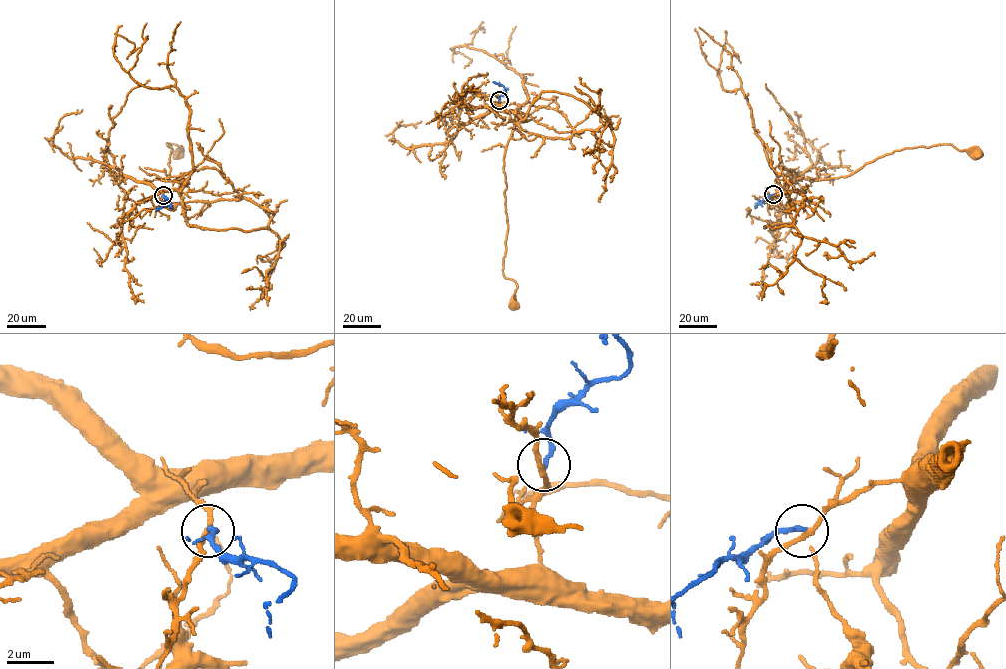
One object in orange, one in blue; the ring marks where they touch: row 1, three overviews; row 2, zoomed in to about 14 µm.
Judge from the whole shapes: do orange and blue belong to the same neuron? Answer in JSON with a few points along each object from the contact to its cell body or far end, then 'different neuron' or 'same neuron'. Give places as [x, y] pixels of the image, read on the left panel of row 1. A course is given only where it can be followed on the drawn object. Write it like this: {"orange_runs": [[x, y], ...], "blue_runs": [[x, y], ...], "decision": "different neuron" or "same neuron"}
{"orange_runs": [[163, 196], [179, 185], [179, 180], [167, 177], [172, 149], [167, 143], [180, 147], [177, 154]], "blue_runs": [[163, 195], [170, 200], [171, 205], [156, 210]], "decision": "different neuron"}

